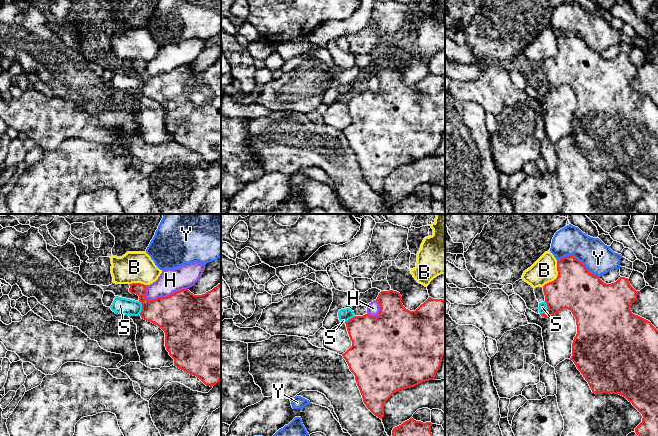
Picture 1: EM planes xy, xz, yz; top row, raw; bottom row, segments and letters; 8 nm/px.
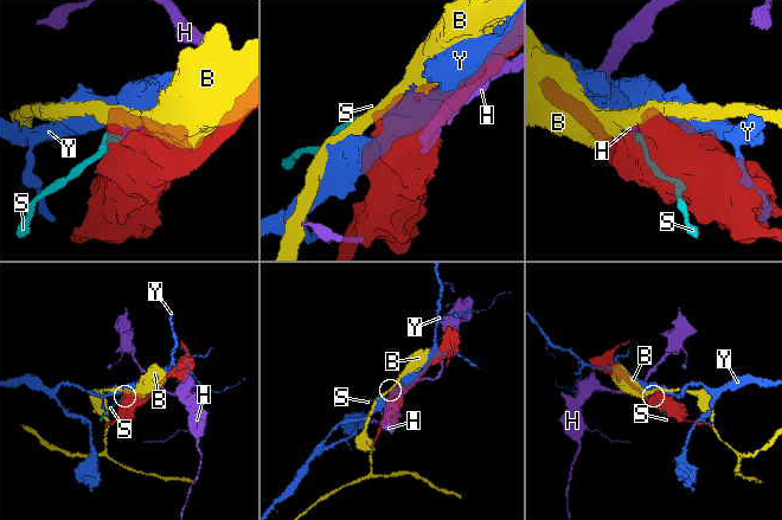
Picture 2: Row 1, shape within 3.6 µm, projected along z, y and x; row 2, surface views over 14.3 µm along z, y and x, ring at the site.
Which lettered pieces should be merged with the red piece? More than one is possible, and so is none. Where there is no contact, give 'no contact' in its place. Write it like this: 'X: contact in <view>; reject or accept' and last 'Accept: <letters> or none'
B: contact in yz; reject
H: contact in xy; reject
S: contact in yz; reject
Y: contact in yz; reject
Accept: none

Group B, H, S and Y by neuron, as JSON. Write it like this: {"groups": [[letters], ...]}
{"groups": [["B"], ["H", "S"], ["Y"]]}

